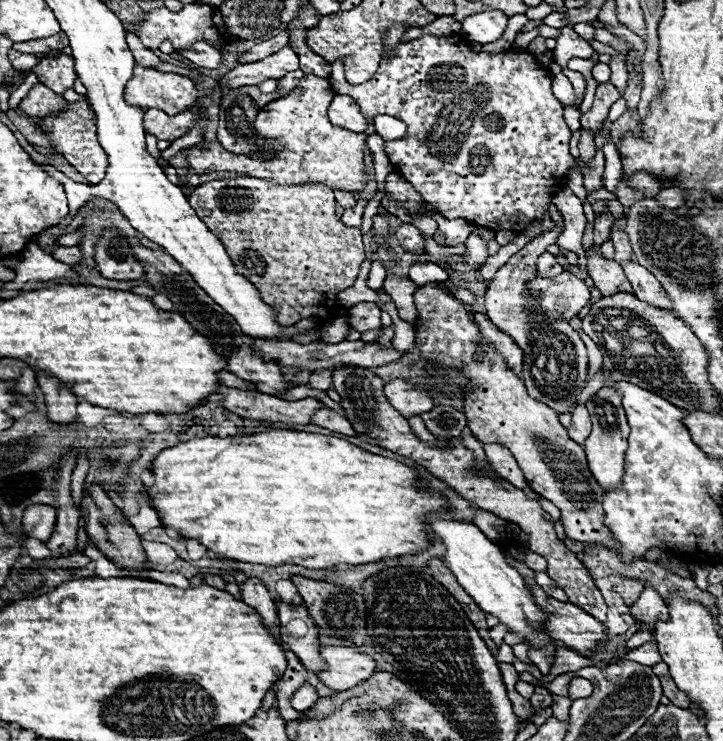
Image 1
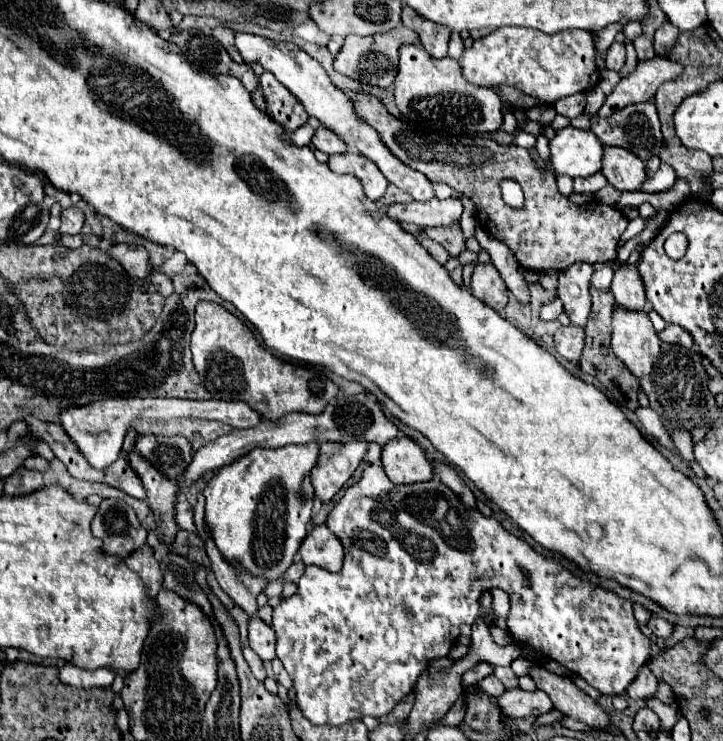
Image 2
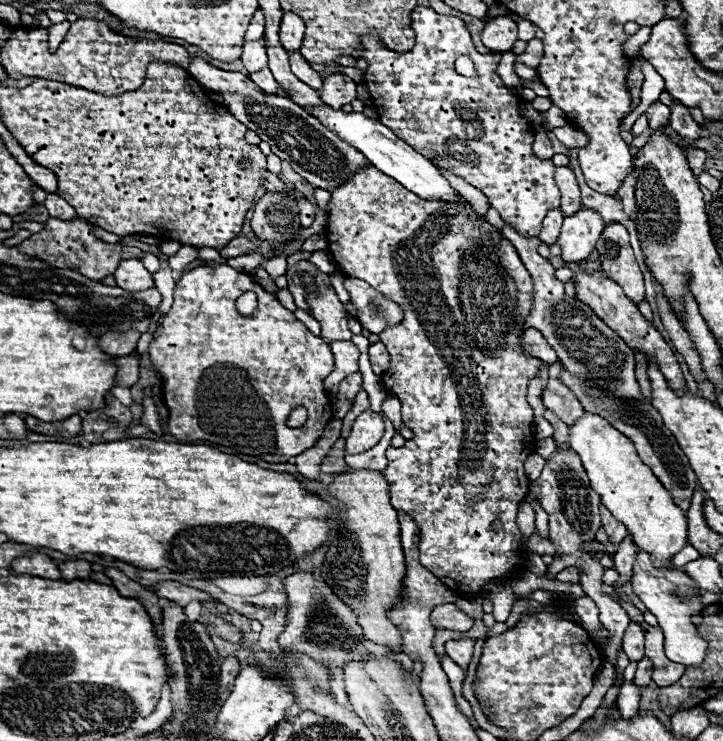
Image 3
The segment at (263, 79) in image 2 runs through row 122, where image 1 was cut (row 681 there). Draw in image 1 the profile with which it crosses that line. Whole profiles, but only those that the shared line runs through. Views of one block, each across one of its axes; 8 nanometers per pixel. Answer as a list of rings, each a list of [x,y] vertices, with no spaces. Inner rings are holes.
[[[282,644],[282,646],[284,646],[284,652],[286,652],[288,668],[286,668],[284,676],[276,682],[276,696],[278,696],[278,704],[276,706],[278,706],[280,714],[282,714],[282,718],[288,722],[288,720],[302,718],[302,714],[290,706],[290,698],[308,680],[310,674],[304,670],[300,660],[286,648],[286,644]]]

